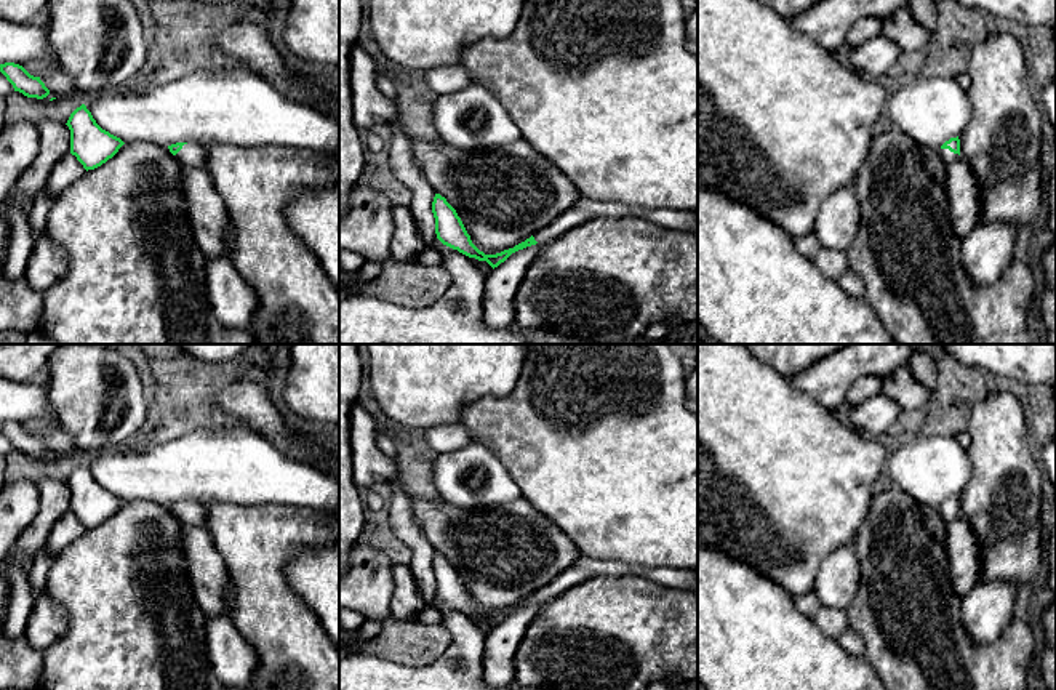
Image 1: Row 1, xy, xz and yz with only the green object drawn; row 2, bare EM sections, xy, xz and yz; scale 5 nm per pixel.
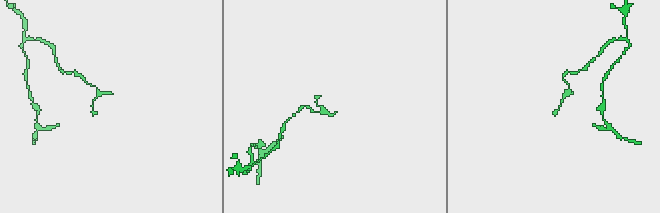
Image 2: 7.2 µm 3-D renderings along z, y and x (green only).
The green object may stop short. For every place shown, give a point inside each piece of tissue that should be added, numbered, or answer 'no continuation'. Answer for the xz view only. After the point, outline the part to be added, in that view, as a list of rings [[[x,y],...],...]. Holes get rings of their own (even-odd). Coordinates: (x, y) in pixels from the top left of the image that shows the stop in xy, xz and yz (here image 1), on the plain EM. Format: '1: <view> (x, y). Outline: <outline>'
1: xz (584, 567). Outline: [[[581,556],[571,567],[557,575],[549,584],[538,589],[533,596],[539,604],[547,604],[566,589],[594,576],[634,576],[640,575],[659,584],[698,592],[698,575],[691,570],[674,568],[643,568],[616,560],[598,560]]]

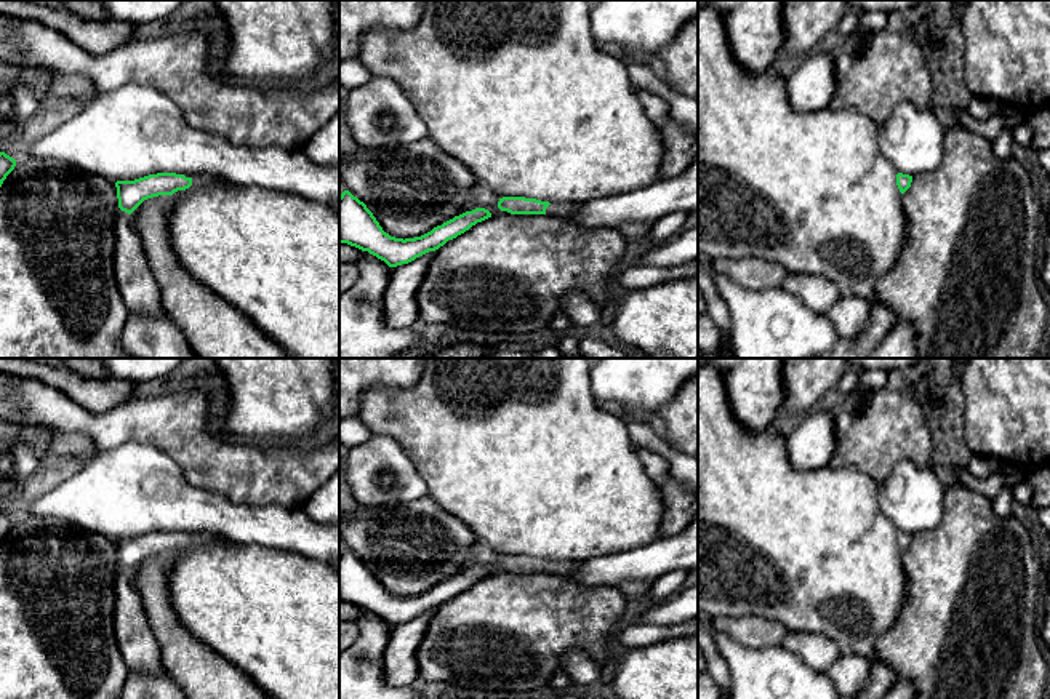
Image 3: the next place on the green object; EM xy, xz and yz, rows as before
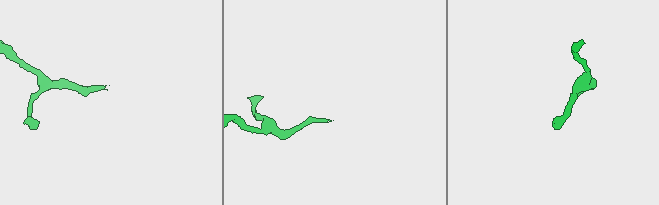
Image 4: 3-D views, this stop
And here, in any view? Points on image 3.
1: xy (196, 538). Outline: [[[184,533],[186,536],[192,537],[192,542],[203,542],[206,545],[213,545],[218,542],[218,536],[203,536],[203,534],[190,534],[190,533]]]

